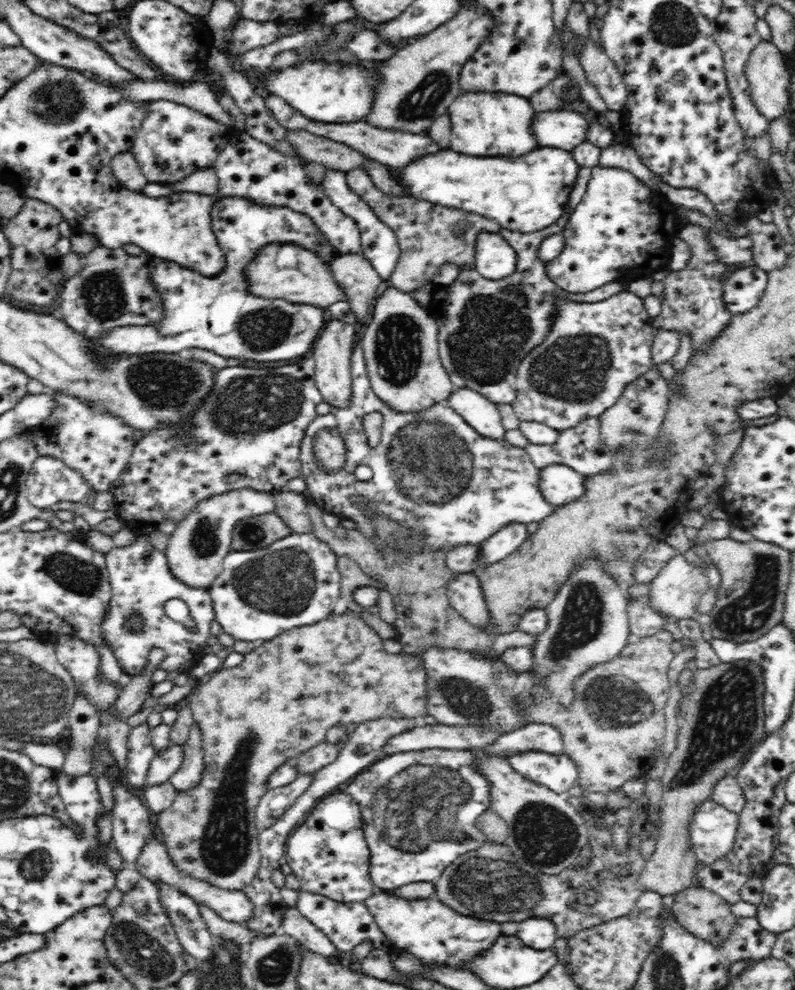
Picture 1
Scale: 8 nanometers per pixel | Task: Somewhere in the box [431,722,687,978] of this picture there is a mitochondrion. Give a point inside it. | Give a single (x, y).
(486, 886)

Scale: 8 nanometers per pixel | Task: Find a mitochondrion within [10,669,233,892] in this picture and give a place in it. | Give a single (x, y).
(38, 864)

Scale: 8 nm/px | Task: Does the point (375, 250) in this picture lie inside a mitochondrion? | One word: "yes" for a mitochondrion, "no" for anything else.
no

